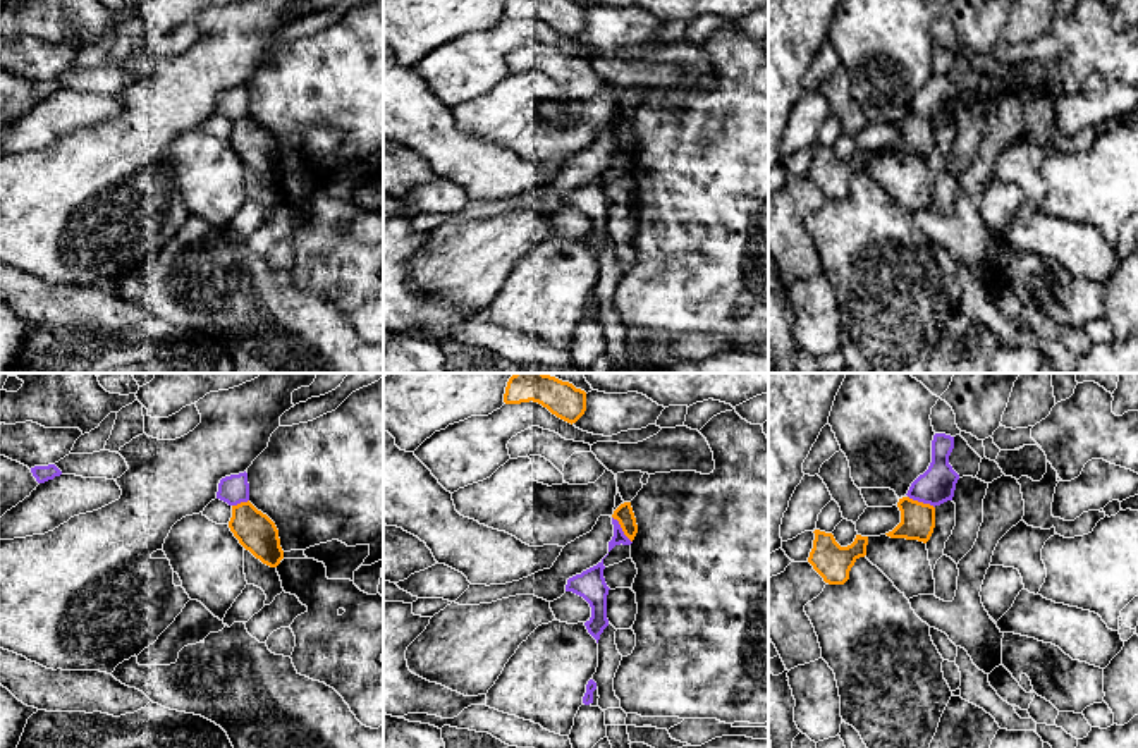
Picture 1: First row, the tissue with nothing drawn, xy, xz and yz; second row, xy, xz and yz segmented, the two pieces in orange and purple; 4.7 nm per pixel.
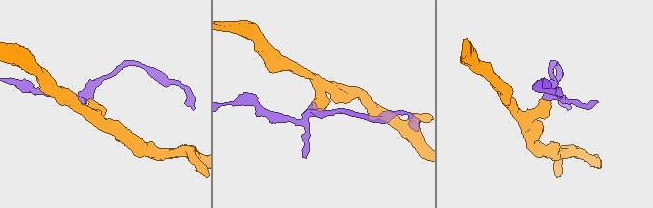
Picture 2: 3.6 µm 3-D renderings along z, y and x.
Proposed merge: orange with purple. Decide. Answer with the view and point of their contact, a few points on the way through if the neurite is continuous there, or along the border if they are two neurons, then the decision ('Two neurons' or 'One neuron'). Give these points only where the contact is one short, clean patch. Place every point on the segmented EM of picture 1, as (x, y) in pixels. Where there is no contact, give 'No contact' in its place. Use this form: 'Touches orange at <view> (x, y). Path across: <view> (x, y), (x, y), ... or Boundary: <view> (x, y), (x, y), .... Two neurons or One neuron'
Touches orange at xz (623, 530). Boundary: xz (612, 516), (631, 542). Two neurons

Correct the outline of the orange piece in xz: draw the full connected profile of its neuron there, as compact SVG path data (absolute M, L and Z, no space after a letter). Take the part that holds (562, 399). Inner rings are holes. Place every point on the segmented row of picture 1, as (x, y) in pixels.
M514 373L505 387L504 402L538 402L557 418L576 423L586 411L586 392L545 373Z

